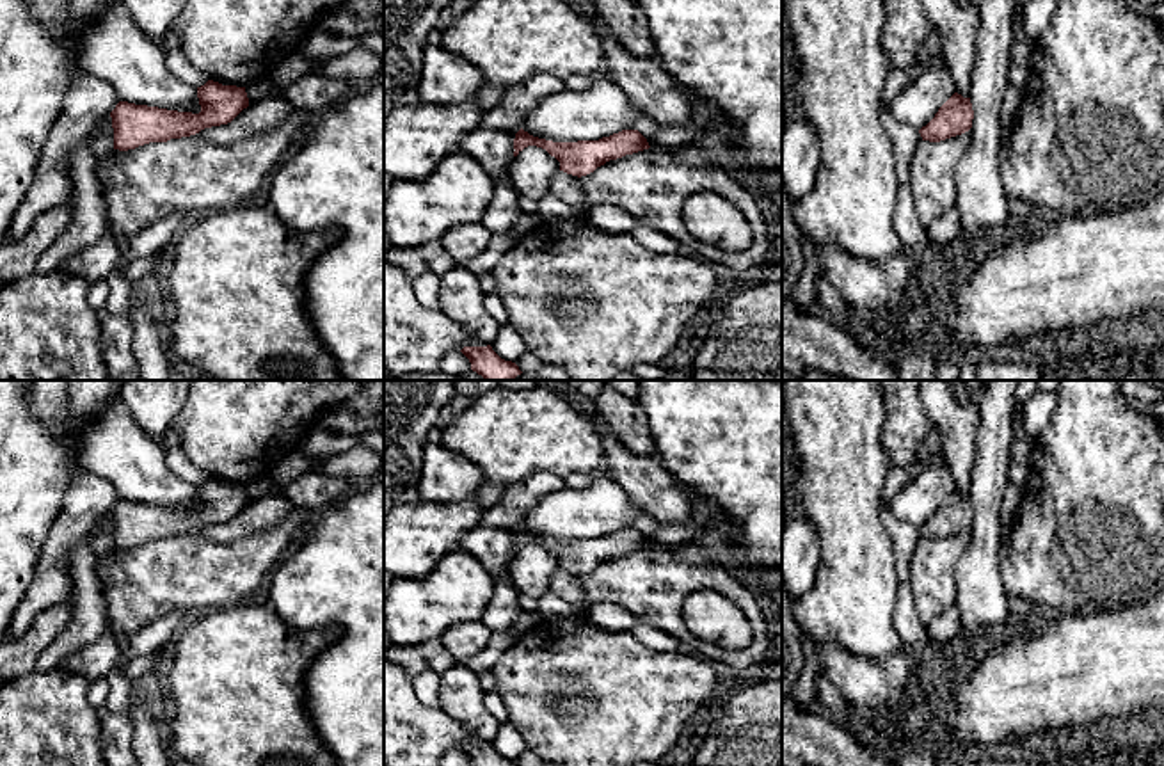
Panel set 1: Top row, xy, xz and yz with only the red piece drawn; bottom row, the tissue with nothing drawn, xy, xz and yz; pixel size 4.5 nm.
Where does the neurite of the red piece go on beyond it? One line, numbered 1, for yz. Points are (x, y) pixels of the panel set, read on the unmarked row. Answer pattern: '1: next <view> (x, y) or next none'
1: next none

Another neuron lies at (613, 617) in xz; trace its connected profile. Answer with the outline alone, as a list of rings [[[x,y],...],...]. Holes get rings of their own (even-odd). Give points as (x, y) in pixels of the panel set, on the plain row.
[[[617,602],[588,604],[585,618],[611,633],[633,631],[640,624],[629,610]]]

